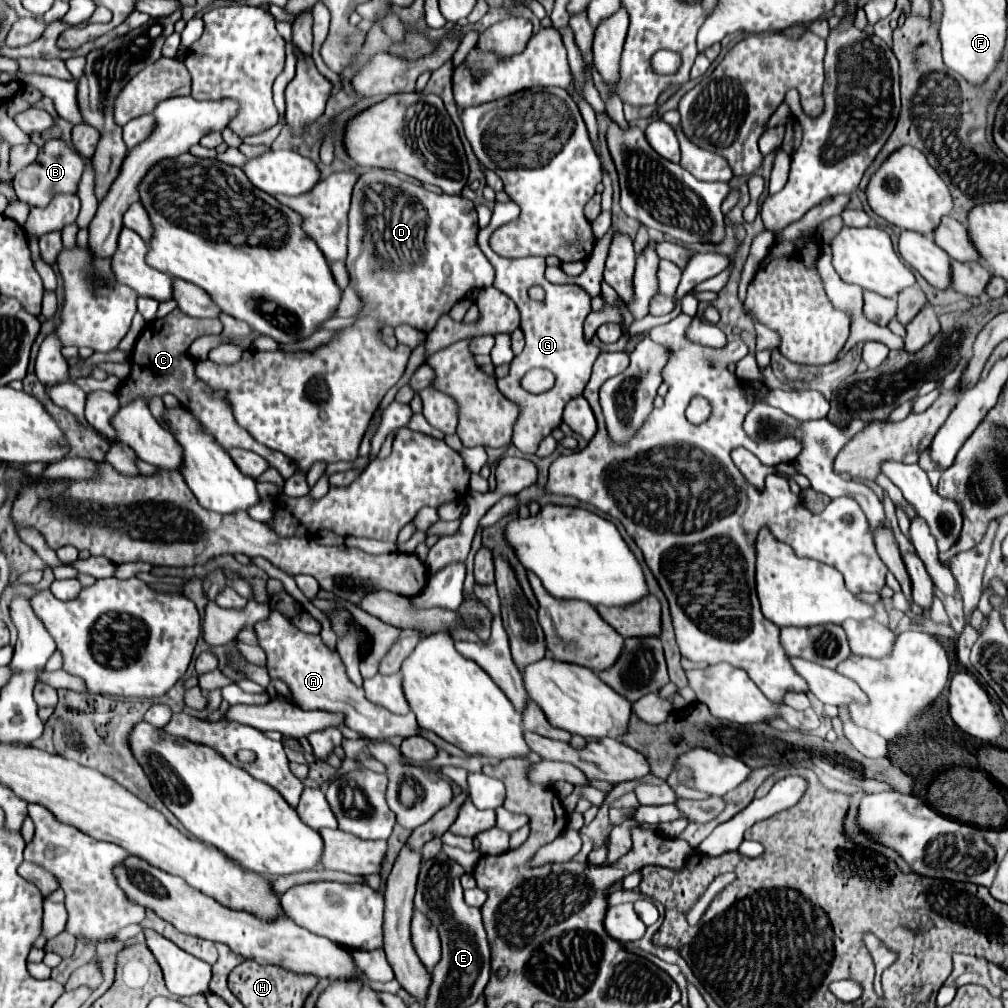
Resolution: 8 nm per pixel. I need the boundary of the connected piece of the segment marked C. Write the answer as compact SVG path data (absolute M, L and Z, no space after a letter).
M178 308L172 310L168 316L154 320L150 324L146 324L146 328L142 330L134 352L132 352L132 372L130 376L120 384L120 388L116 390L116 394L120 396L120 404L126 404L128 400L134 400L138 396L164 396L164 394L174 394L178 398L178 402L190 410L204 426L206 430L210 430L210 434L214 434L214 438L226 448L244 448L244 450L252 450L256 454L260 454L262 458L268 460L268 464L272 468L276 468L284 478L290 478L294 474L294 462L290 458L286 458L282 452L270 450L262 444L258 444L244 428L236 426L236 420L232 416L232 410L228 406L228 402L220 396L214 396L214 392L194 376L194 360L190 360L188 356L188 346L198 338L198 336L206 336L206 334L220 334L220 320L216 318L190 318L184 312L180 312Z

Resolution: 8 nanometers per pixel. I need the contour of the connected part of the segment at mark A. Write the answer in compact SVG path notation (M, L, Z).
M274 608L270 610L268 620L254 624L254 630L256 630L258 644L266 652L266 668L270 678L282 680L290 688L296 706L300 706L302 710L344 712L346 726L350 730L366 734L368 738L390 738L390 736L410 738L420 734L420 726L412 712L404 716L396 716L366 700L364 690L350 682L338 650L330 650L322 642L320 634L306 634L298 630L294 624L290 624L290 620L282 612Z

